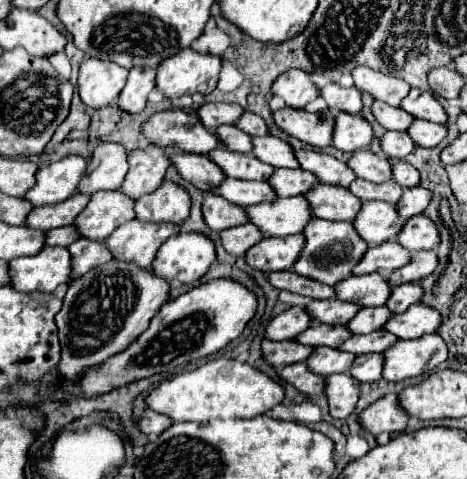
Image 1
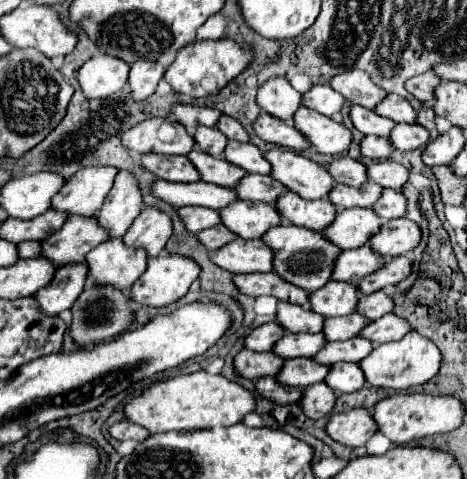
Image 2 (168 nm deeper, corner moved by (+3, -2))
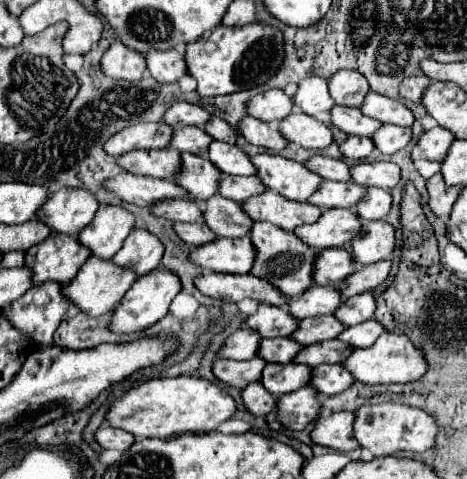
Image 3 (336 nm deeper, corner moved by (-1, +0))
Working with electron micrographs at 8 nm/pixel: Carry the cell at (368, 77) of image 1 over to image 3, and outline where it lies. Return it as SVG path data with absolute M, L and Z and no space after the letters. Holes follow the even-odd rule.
M339 70L329 80L329 94L335 100L335 104L341 104L341 106L359 108L367 92L369 92L367 80L355 70Z

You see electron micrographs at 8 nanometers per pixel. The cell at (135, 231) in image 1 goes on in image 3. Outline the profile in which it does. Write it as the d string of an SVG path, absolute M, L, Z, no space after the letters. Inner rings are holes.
M89 258L79 274L61 290L61 294L73 304L77 306L83 314L89 314L89 316L101 316L105 312L109 312L123 296L125 292L129 290L129 286L137 280L135 272L133 270L125 270L125 268L119 268L115 266L113 262L109 260L101 260L101 258Z

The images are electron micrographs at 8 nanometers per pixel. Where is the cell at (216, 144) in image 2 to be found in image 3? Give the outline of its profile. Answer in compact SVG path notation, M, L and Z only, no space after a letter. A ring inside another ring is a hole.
M183 126L173 130L173 138L169 142L169 148L175 148L179 152L191 152L197 156L207 156L207 146L211 144L211 136L195 126Z

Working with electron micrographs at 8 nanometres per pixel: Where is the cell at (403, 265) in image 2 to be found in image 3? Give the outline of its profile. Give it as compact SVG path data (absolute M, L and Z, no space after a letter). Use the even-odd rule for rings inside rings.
M379 260L375 264L367 264L363 268L359 268L355 274L351 274L351 278L347 278L347 282L341 282L337 286L337 290L339 290L339 294L343 294L343 298L351 298L355 294L369 292L385 282L389 270L391 270L389 260Z

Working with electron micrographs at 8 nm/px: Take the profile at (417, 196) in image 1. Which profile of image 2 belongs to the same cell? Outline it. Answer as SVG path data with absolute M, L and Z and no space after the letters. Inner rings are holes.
M385 188L383 196L377 200L377 204L373 206L373 210L383 218L383 220L393 220L393 218L401 218L407 212L407 198L403 196L403 192Z

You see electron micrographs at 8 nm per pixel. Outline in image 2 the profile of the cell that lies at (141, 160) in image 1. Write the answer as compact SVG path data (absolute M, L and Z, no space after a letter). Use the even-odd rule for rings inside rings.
M119 170L107 200L97 212L97 220L101 226L109 228L111 238L123 236L129 230L131 222L139 216L141 208L143 208L143 194L139 180L135 178L133 172Z

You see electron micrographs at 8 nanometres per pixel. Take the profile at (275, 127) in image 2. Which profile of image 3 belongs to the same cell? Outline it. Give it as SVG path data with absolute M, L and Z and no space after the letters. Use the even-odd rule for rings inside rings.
M245 116L239 126L237 126L239 134L243 134L243 138L253 144L253 146L263 146L267 150L283 150L287 146L287 140L273 128L269 128L265 122L255 120L251 116Z

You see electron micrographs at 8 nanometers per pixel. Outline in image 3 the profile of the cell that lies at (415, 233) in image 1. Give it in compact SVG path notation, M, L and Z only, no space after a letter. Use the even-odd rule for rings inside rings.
M385 220L363 222L363 230L359 230L355 242L351 242L351 256L359 264L373 264L387 260L393 252L393 244L395 232Z

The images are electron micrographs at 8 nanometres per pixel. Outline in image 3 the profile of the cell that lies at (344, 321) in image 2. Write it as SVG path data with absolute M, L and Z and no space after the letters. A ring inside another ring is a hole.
M323 316L323 318L305 318L299 320L299 330L291 334L295 342L299 344L315 344L315 342L325 342L331 338L337 338L339 332L343 332L343 324L335 316Z

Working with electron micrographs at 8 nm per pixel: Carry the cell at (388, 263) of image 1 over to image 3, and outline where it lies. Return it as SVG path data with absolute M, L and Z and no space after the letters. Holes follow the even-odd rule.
M345 248L319 250L315 256L315 284L319 286L335 286L355 270L357 266Z

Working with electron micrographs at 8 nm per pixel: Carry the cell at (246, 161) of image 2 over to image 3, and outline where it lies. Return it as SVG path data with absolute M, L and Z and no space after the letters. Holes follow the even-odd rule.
M211 142L209 146L209 160L223 172L231 176L251 176L255 174L255 166L249 162L237 146L225 142Z

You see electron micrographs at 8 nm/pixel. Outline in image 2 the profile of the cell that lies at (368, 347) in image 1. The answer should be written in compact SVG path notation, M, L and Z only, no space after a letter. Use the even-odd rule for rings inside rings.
M355 336L353 340L343 342L329 342L321 352L317 352L313 358L321 364L337 364L337 362L359 362L365 356L369 356L373 350L371 340L363 340L361 336Z

